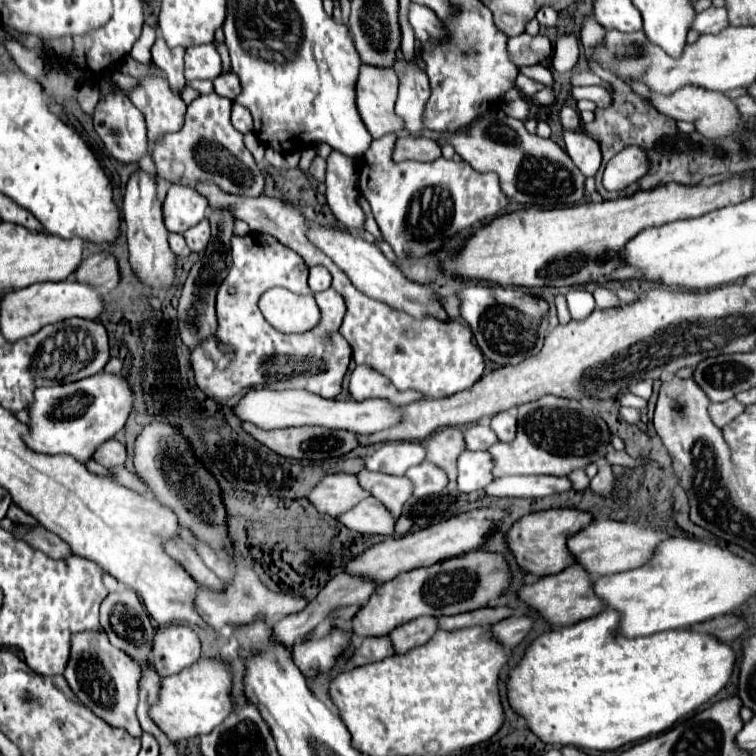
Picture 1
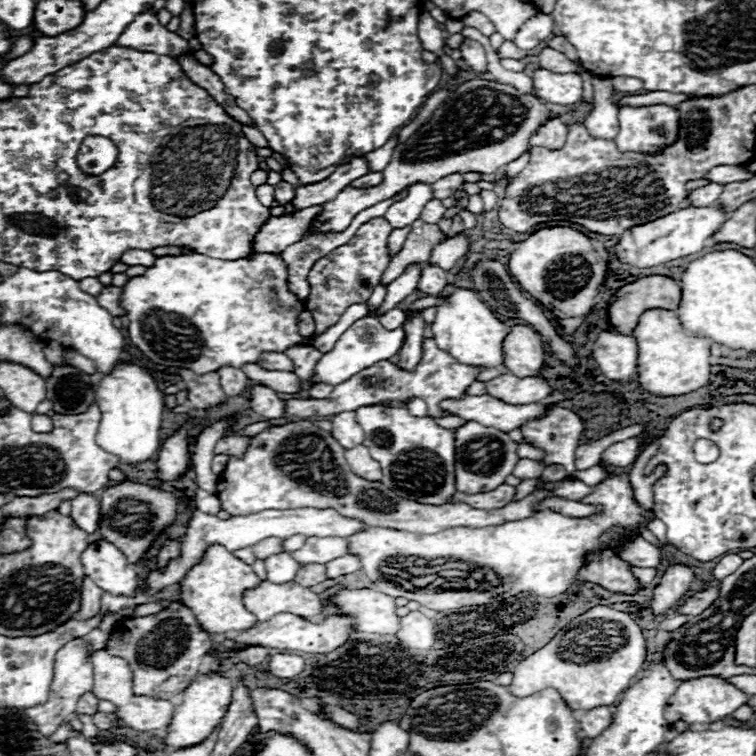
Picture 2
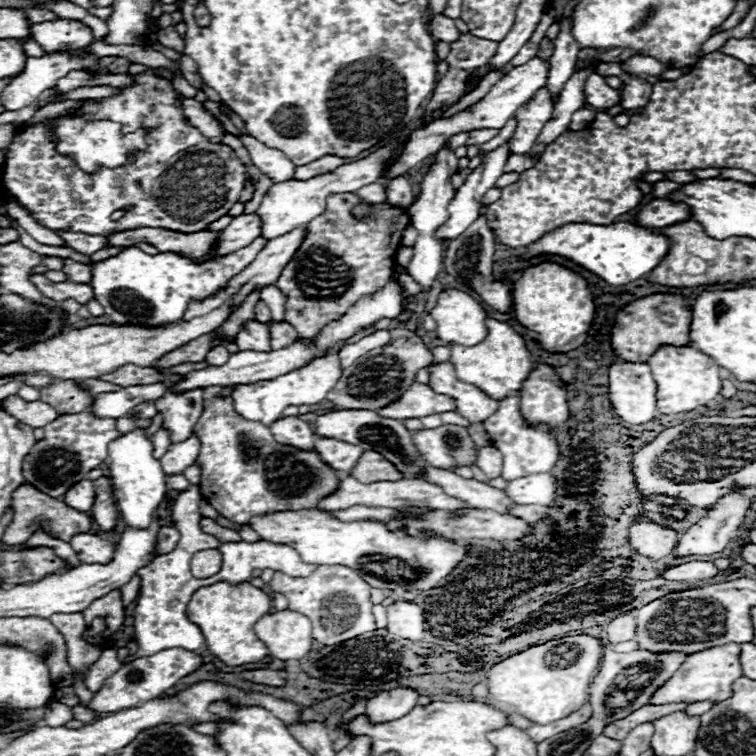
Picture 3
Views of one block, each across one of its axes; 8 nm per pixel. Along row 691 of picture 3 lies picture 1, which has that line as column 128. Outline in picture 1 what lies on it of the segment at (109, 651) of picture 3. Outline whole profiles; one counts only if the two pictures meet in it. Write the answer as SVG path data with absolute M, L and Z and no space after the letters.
M148 72L138 78L138 86L132 90L122 90L124 96L144 114L148 126L148 138L162 136L168 132L178 132L184 124L186 104L178 94L168 88L166 78Z

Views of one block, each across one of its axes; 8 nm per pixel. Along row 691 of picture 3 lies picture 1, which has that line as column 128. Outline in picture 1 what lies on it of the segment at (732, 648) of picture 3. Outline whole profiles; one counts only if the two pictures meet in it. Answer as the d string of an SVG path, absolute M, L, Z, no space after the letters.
M80 632L74 636L70 664L66 666L64 678L76 698L98 718L106 720L110 726L128 730L132 736L142 736L142 728L136 718L138 688L142 678L140 666L134 664L130 656L118 652L118 648L108 642L108 636L104 632Z

